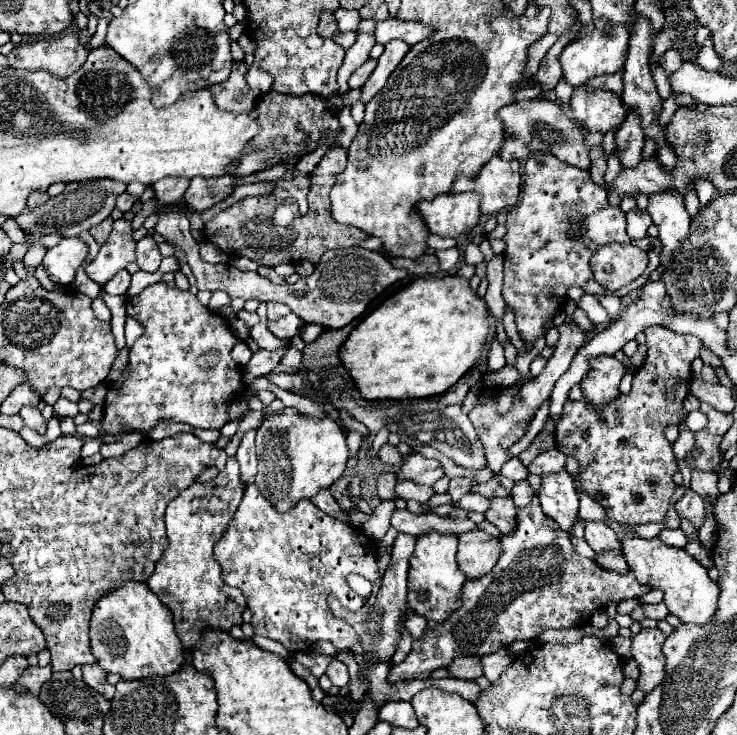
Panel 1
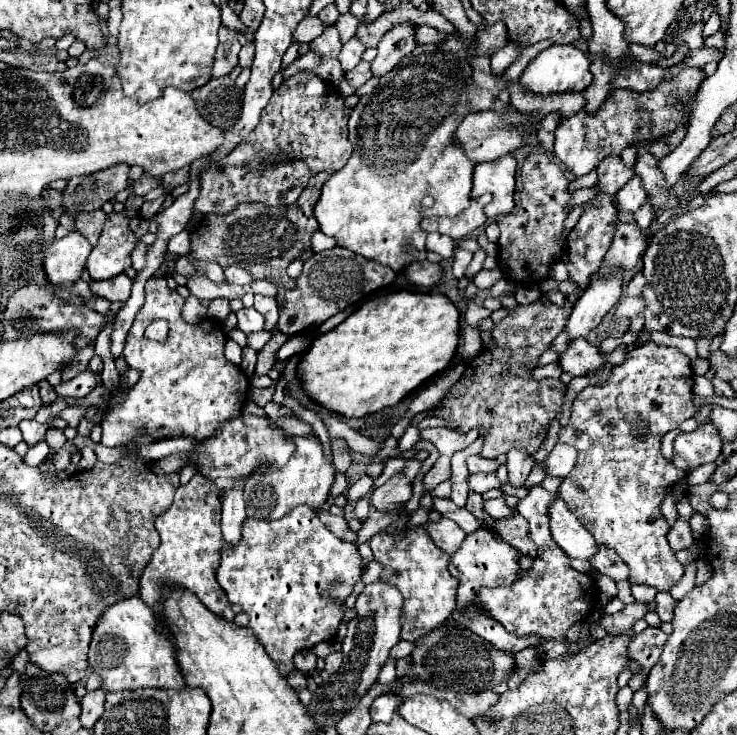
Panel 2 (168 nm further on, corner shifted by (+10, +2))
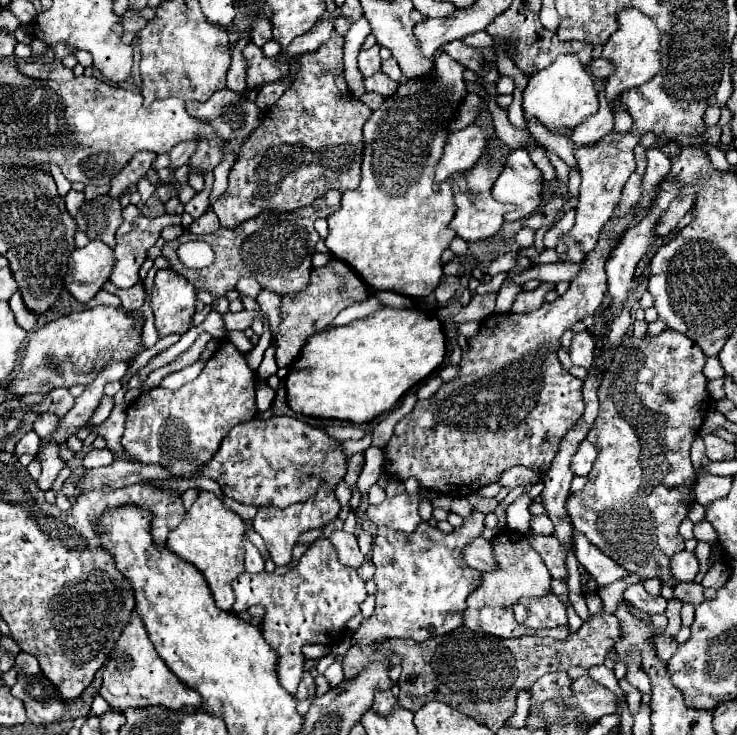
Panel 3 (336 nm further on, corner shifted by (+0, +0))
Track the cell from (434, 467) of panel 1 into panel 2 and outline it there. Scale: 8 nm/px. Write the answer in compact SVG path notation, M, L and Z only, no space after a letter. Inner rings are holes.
M405 458L405 468L391 480L387 480L383 486L377 486L373 490L371 504L379 512L401 510L401 504L407 502L413 494L413 482L419 476L419 470L421 470L421 460Z

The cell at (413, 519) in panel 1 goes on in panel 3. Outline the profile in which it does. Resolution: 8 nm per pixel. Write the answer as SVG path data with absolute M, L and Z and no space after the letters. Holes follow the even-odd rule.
M479 538L475 542L471 542L469 546L465 546L465 562L481 572L489 572L497 566L495 562L495 554L491 548L491 542L487 542L485 538Z

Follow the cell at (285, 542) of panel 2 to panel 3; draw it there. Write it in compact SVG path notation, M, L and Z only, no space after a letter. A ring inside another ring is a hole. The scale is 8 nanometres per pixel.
M317 540L309 546L309 550L303 554L303 558L299 560L299 564L289 570L287 574L279 576L279 574L249 574L243 572L235 584L235 604L233 604L233 612L243 612L253 604L261 604L265 606L265 616L263 616L263 636L267 640L267 644L277 652L277 674L279 674L279 684L295 696L299 680L303 676L303 656L301 656L301 648L305 644L333 644L339 640L341 632L345 630L347 622L359 612L359 604L367 598L365 592L365 582L357 576L357 570L351 568L343 568L343 564L339 564L337 556L335 556L335 548L331 548L329 540Z

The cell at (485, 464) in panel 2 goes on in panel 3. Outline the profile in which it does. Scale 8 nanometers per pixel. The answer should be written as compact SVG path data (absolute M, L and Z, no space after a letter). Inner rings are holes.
M515 466L515 468L509 468L501 478L499 478L499 484L505 486L505 488L517 488L517 486L533 486L541 480L539 472L531 470L531 468L525 468L525 466Z

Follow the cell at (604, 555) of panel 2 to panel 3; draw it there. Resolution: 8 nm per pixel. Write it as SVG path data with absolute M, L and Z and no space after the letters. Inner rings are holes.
M633 584L633 586L629 586L629 588L625 590L623 598L625 598L629 604L633 604L635 608L639 608L641 612L649 614L649 616L663 614L665 608L667 608L667 600L665 600L663 596L651 596L651 594L643 588L643 584Z

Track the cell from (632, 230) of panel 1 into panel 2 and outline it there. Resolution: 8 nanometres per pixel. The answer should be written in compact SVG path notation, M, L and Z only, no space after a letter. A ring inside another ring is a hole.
M633 176L617 194L615 194L617 208L635 214L643 204L645 204L645 192L641 190L641 182L637 182L637 176Z

